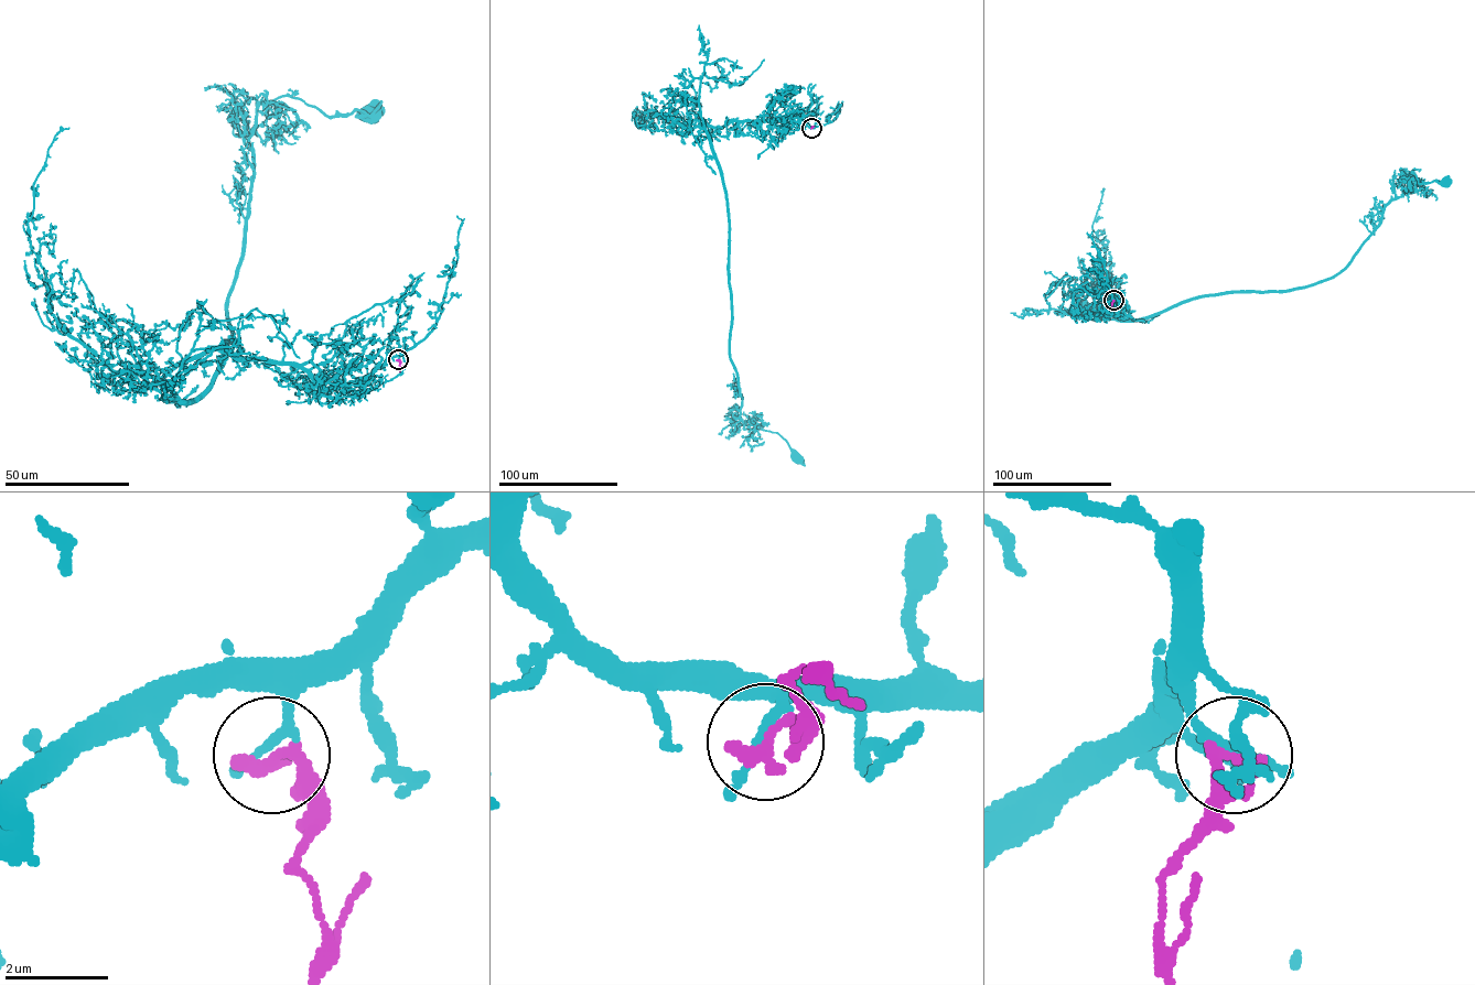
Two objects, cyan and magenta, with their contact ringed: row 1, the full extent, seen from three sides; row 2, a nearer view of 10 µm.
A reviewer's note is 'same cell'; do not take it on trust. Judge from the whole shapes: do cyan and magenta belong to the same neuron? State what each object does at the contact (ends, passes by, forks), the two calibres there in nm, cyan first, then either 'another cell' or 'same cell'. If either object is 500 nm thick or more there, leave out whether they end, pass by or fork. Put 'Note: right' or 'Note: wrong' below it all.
cyan passes by; magenta ends; calibres 150 and 340 nm; same cell
Note: right

